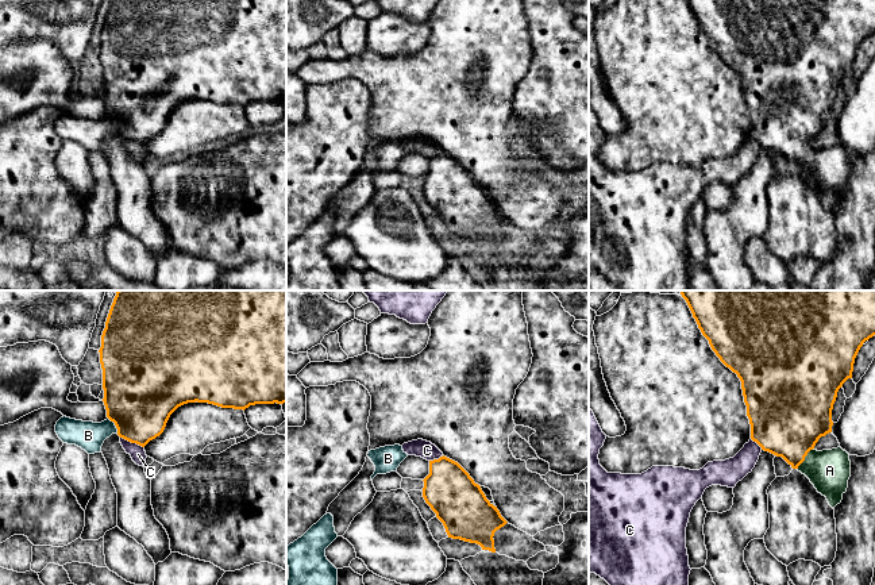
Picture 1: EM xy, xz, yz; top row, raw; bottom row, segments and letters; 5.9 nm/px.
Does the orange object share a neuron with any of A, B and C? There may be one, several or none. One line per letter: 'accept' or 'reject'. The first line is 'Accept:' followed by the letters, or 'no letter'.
Accept: A
A: accept
B: reject
C: reject

